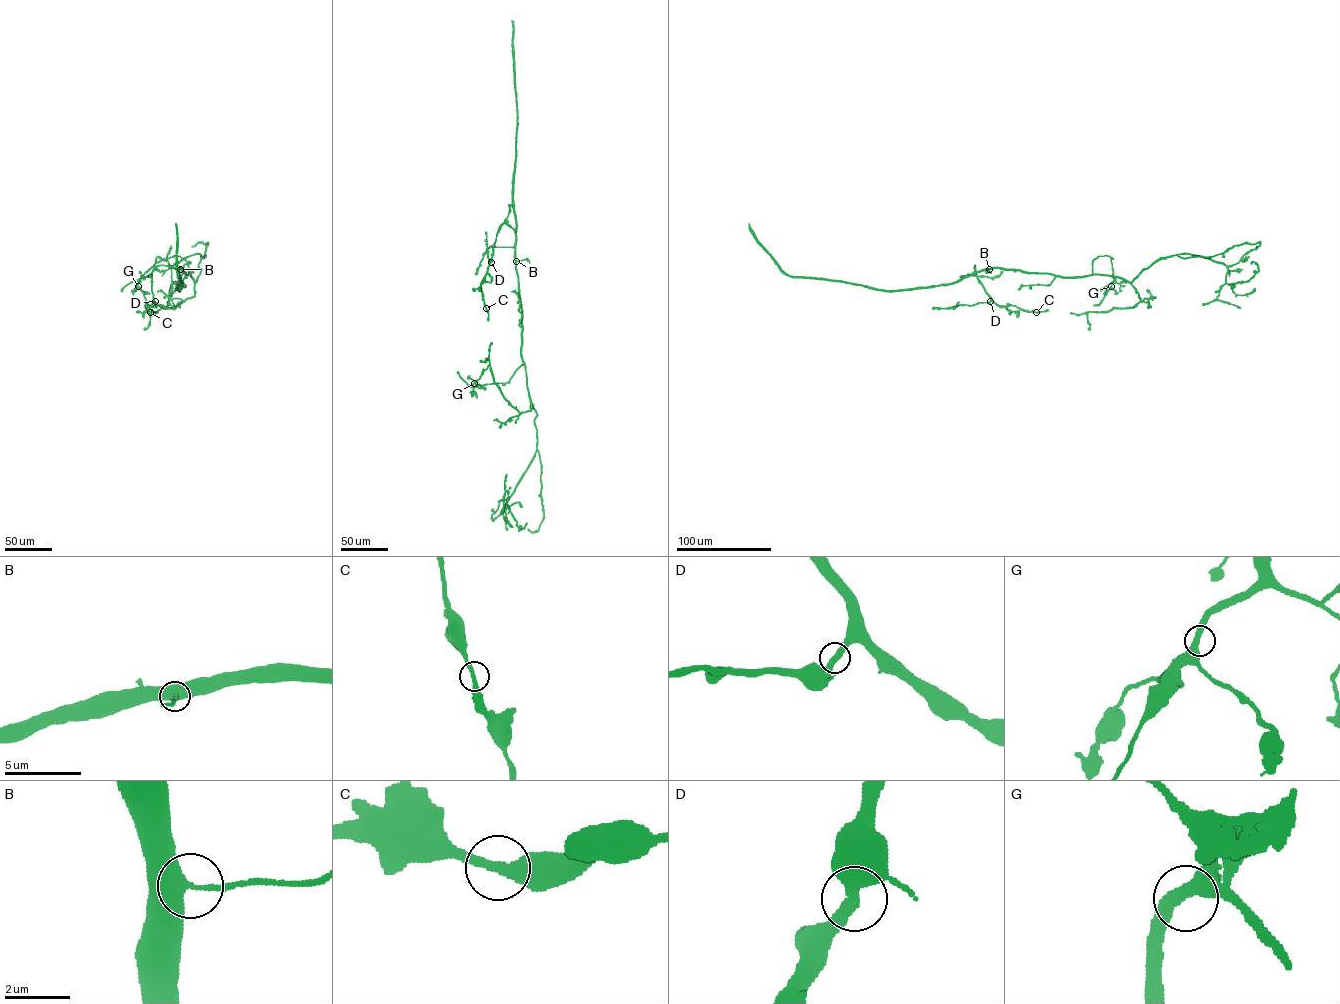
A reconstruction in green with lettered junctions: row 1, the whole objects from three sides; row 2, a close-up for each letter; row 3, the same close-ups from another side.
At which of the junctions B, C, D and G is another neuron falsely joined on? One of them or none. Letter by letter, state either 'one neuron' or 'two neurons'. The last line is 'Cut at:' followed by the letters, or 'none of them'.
B: one neuron
C: one neuron
D: one neuron
G: one neuron
Cut at: none of them

